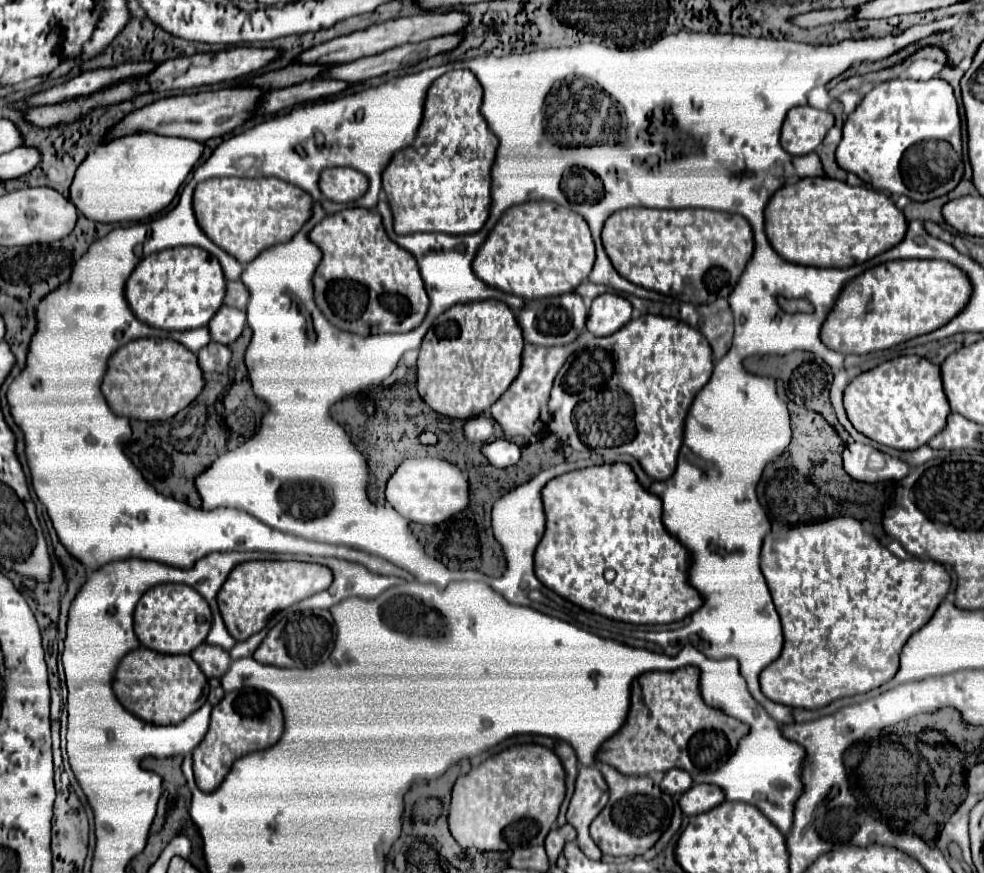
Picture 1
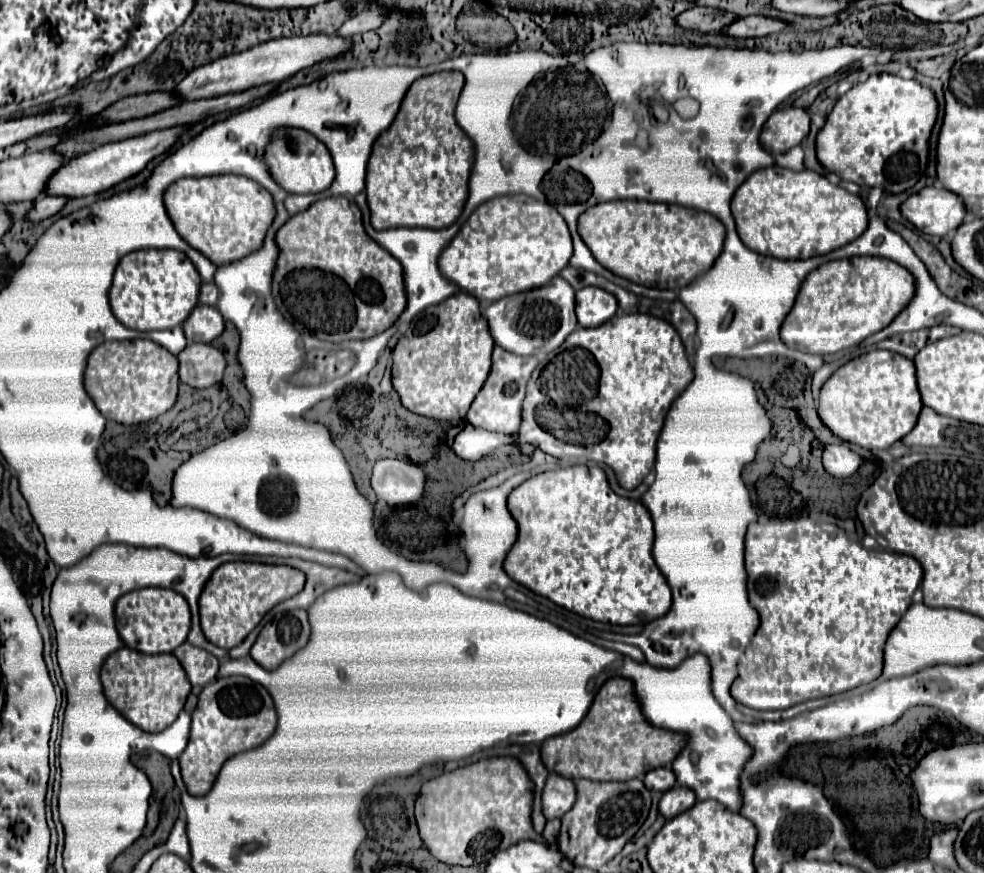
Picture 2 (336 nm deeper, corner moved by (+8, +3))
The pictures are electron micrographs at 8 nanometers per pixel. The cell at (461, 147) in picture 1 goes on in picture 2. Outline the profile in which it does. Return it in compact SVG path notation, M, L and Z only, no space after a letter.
M438 72L418 78L406 92L400 112L392 126L380 134L374 142L374 150L368 162L366 194L370 206L370 222L376 230L388 230L398 226L420 226L420 228L446 228L452 226L464 210L468 200L468 180L474 166L474 144L454 120L456 102L464 88L462 72Z

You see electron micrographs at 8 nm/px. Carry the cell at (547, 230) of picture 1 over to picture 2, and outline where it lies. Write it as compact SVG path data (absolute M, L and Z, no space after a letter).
M500 196L480 204L468 222L444 248L438 264L442 274L480 302L532 290L550 282L568 266L574 254L570 230L550 204L530 196Z

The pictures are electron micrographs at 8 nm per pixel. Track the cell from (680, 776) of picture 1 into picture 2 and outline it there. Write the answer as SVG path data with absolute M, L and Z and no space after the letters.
M654 768L646 774L644 784L648 790L658 790L658 792L666 792L670 788L674 788L676 784L676 776L670 768Z

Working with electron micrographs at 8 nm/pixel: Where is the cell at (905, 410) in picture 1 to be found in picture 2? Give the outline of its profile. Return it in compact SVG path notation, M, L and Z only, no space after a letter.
M888 350L868 352L844 364L828 378L820 392L820 414L824 424L836 436L866 450L886 450L902 440L914 428L922 406L914 362Z

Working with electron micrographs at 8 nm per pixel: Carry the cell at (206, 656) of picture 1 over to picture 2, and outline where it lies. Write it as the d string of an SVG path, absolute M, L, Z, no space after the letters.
M184 642L182 646L178 646L174 650L174 656L182 662L182 666L184 666L184 670L188 674L188 680L192 682L192 686L206 686L218 674L220 662L216 660L216 656L212 656L206 650L196 648L196 646L188 644L188 642Z

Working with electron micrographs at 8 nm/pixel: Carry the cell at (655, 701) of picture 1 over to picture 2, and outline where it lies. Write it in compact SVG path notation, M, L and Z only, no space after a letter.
M614 676L602 684L592 708L578 728L562 736L548 738L542 744L542 760L548 770L570 780L588 778L596 782L622 782L638 778L660 766L672 766L684 746L686 734L652 726L640 708L634 682Z

